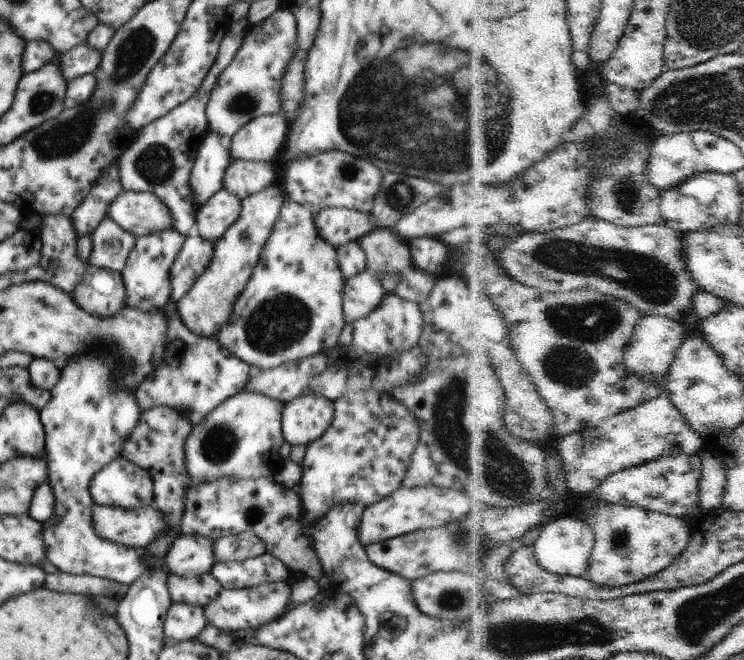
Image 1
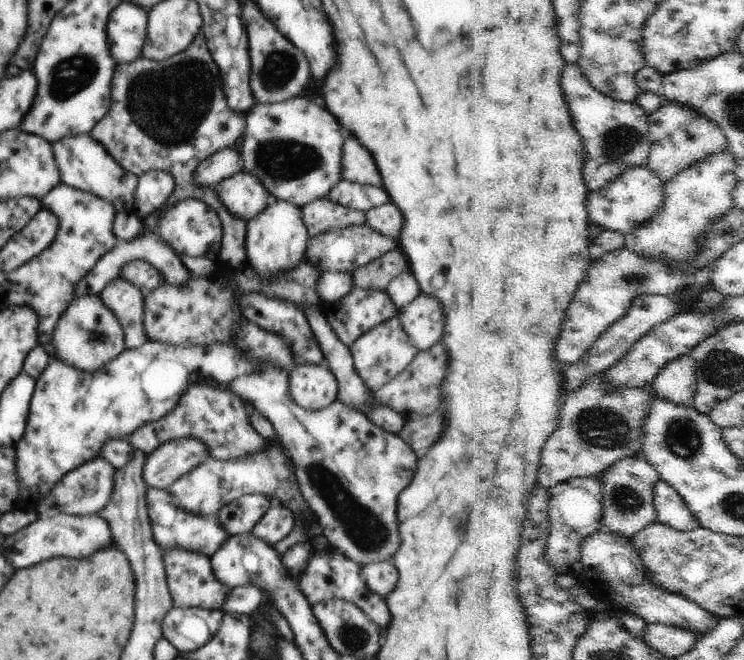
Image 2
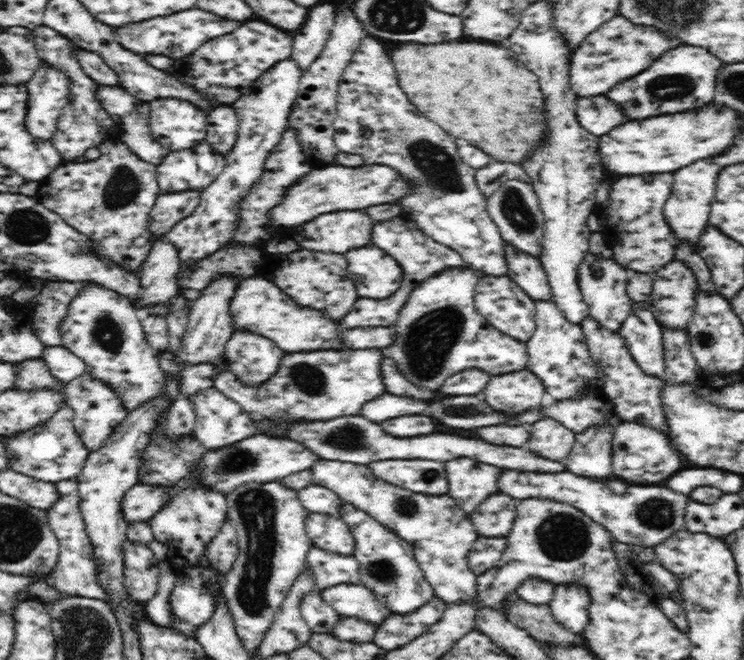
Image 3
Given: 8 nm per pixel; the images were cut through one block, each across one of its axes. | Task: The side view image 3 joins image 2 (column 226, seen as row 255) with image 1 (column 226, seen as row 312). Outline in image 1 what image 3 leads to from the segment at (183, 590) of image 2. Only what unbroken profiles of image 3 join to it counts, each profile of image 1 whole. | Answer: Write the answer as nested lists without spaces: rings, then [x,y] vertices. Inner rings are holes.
[[[262,583],[257,587],[243,589],[222,589],[220,594],[204,607],[208,623],[223,631],[244,633],[264,627],[280,619],[291,608],[291,583]]]

